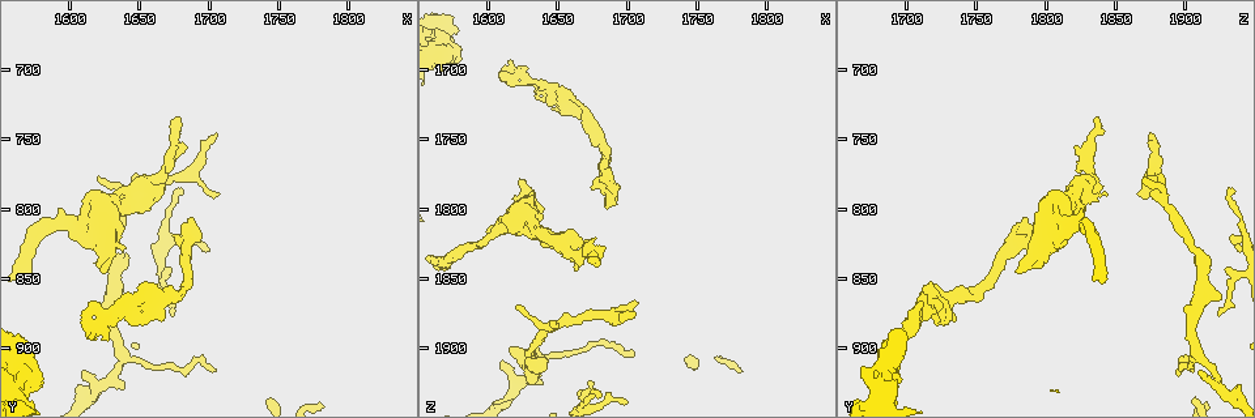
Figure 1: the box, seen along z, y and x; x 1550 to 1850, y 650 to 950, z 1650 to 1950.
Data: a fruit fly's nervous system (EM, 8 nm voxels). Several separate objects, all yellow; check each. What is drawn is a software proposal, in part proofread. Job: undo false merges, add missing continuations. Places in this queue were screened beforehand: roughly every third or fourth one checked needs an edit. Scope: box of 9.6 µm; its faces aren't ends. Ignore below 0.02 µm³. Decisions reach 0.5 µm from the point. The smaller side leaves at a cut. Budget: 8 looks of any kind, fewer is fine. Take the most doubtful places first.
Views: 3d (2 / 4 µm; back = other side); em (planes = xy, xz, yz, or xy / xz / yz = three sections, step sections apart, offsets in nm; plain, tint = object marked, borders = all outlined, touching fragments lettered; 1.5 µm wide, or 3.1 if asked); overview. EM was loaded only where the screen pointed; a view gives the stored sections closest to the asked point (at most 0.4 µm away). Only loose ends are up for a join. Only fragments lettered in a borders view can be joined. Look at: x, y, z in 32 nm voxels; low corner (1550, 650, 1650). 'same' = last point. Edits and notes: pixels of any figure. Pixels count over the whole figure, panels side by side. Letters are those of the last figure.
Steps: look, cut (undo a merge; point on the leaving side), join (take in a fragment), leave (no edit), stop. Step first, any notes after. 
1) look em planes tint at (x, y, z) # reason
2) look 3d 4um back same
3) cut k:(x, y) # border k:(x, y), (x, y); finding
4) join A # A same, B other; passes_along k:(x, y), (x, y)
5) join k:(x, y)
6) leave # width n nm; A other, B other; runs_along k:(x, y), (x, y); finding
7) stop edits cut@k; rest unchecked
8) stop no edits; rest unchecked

look em xz step 8 tint at (1676, 734, 1836) # an open end

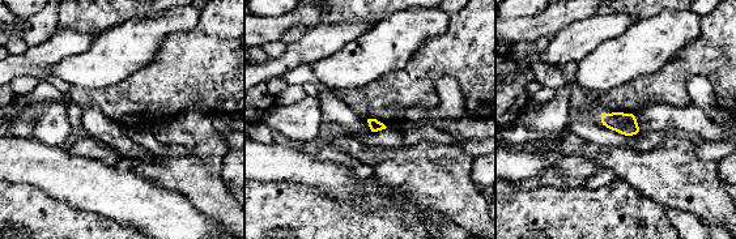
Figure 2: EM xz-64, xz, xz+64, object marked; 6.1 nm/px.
look em yz step 8 borders same # another direction

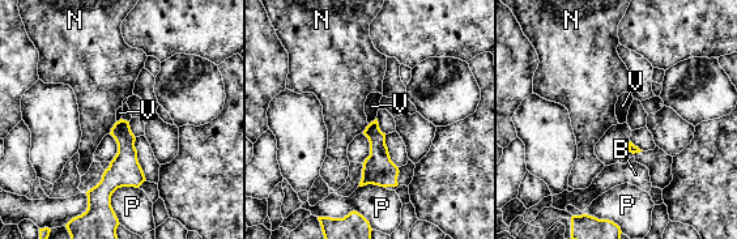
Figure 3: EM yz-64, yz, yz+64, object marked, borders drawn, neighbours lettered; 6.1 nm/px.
leave # width 110 nm; B other, N other, P other, V other; none of them fits

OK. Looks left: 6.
look em planes borders at (1662, 852, 1720) # branch stops here

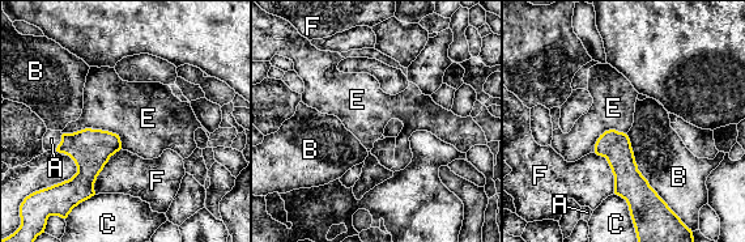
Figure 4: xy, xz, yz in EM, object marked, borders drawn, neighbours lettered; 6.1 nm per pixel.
leave # A other, B other, C other, E other, F other; border 4:(63, 134), (107, 130), (122, 148); no lettered fragment goes on from it

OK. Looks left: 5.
look 3d 4um at (1616, 812, 1814) # calibre changes

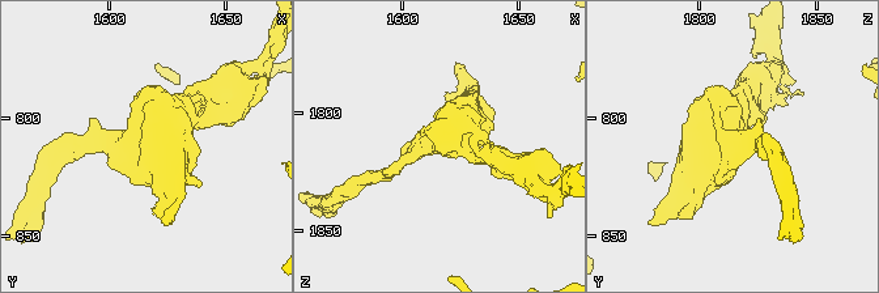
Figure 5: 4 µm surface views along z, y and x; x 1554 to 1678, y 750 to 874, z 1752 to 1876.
look em planes tint at (1615, 812, 1812) # need the tissue

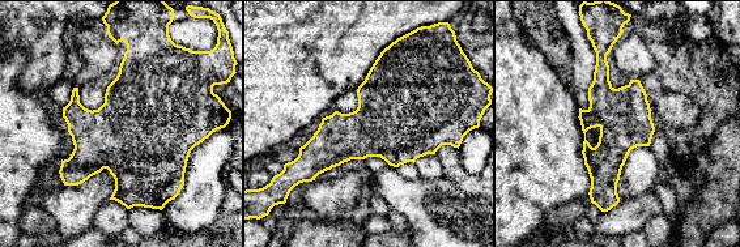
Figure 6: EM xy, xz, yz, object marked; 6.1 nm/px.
look em planes borders same # see the neighbours

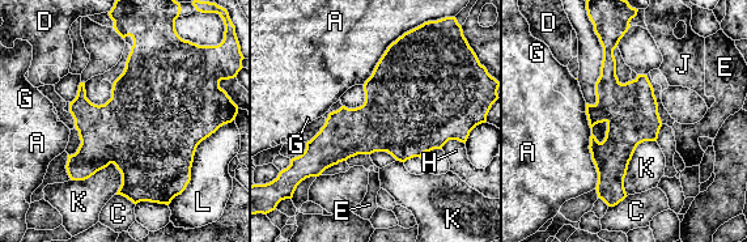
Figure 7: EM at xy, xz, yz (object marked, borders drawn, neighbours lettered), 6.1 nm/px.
leave # A other, C other, D other, E other, G other, H other, J other, K other, L other; runs_along 7:(610, 46), (615, 190), (620, 196); one cell here

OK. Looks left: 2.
stop no edits; rest unchecked

